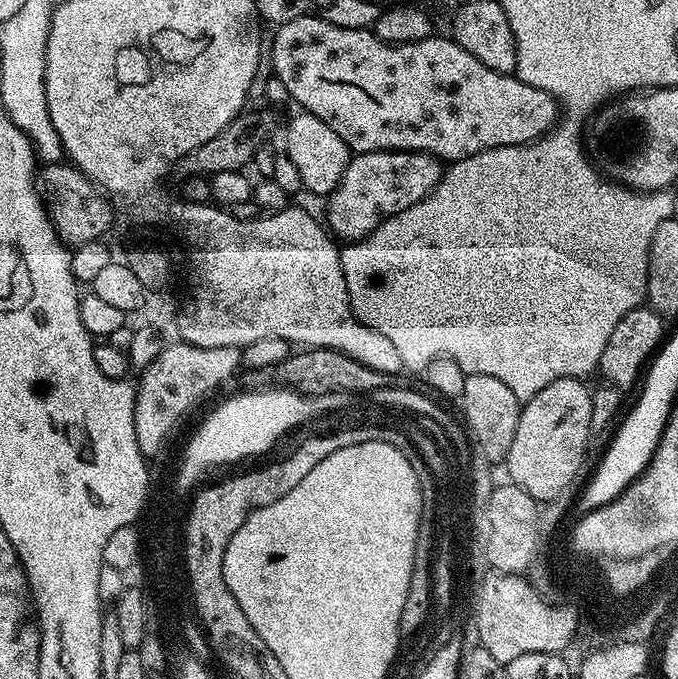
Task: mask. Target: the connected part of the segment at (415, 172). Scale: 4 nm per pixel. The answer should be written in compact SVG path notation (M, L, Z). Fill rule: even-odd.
M358 152L349 159L336 189L326 197L326 228L337 241L365 240L386 218L410 210L438 186L445 165L425 152Z

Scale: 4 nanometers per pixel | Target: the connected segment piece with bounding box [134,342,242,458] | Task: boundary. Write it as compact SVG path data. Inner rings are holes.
M183 342L165 343L159 354L151 357L136 384L136 401L134 402L134 438L138 442L138 450L145 458L153 458L160 452L164 439L172 432L172 427L203 398L212 392L232 371L242 364L242 352L239 348L203 348Z

